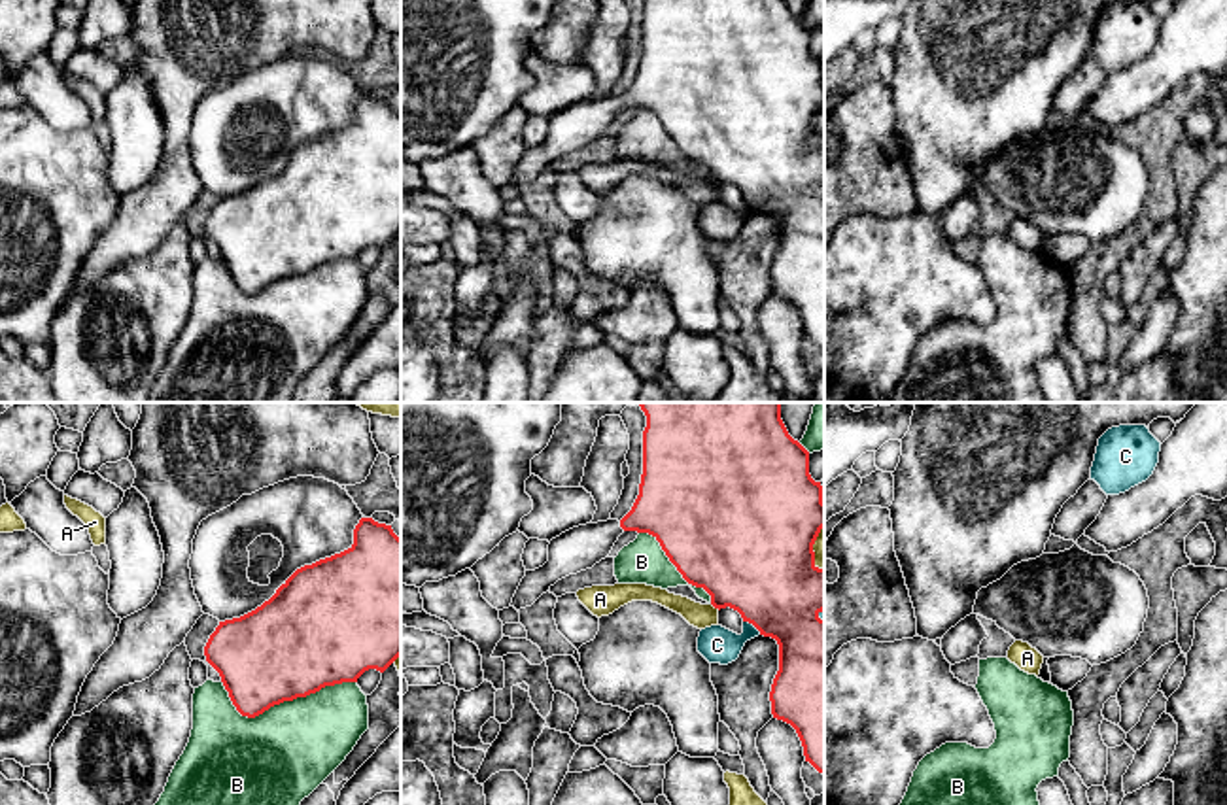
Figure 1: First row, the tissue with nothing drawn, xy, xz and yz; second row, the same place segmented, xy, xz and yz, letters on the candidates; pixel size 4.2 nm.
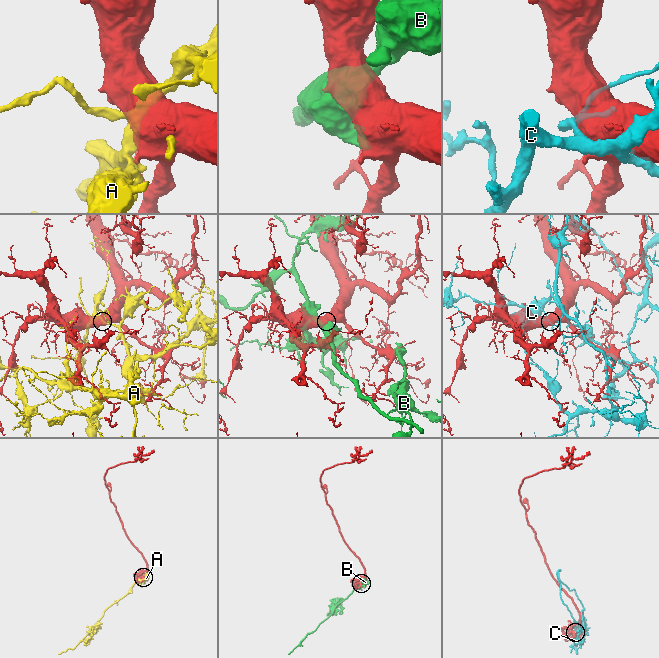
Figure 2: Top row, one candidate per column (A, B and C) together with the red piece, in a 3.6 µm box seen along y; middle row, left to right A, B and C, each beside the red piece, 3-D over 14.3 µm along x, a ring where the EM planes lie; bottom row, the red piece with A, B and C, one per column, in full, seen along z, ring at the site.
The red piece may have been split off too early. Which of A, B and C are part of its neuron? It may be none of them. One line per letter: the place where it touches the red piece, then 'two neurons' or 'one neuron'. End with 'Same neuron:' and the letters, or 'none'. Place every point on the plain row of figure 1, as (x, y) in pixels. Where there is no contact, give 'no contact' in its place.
A: xz (812, 125) | two neurons
B: xy (284, 276) | two neurons
C: xz (753, 201) | two neurons
Same neuron: none

